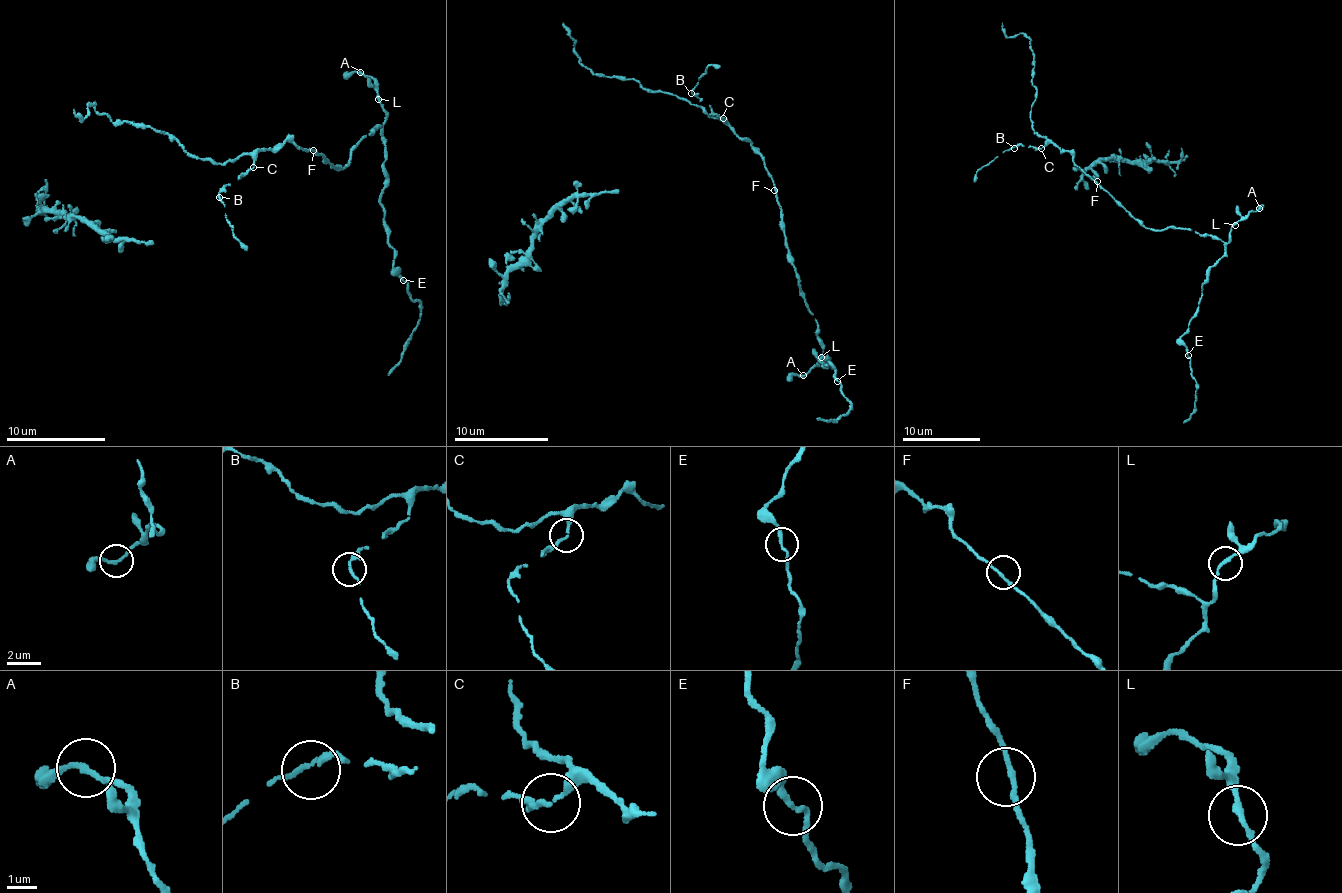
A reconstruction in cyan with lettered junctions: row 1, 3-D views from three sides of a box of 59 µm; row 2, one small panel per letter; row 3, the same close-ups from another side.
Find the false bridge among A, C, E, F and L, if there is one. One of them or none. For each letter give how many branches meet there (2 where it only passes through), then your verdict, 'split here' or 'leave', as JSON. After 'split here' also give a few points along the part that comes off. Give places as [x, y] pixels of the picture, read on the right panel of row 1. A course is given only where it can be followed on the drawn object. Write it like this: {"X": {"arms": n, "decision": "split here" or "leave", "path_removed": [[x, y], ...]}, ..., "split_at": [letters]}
{"A": {"arms": 2, "decision": "leave"}, "C": {"arms": 2, "decision": "leave"}, "E": {"arms": 2, "decision": "leave"}, "F": {"arms": 2, "decision": "leave"}, "L": {"arms": 2, "decision": "leave"}, "split_at": []}

